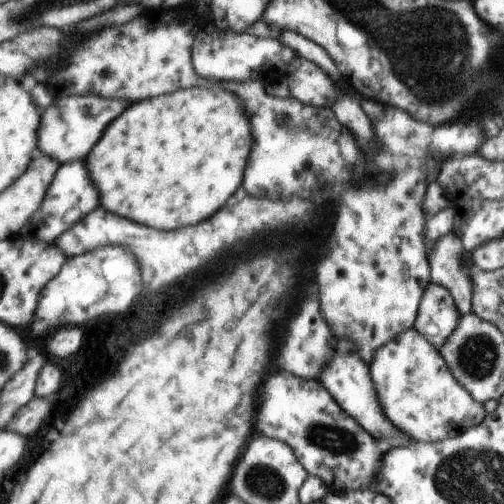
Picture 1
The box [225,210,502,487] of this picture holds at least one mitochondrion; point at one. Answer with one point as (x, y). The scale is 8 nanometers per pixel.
(338, 441)

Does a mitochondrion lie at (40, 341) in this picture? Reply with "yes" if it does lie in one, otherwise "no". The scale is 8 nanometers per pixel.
no

